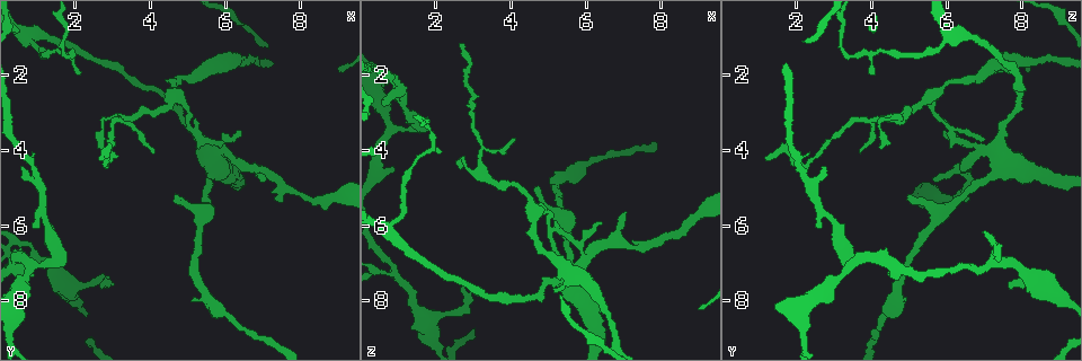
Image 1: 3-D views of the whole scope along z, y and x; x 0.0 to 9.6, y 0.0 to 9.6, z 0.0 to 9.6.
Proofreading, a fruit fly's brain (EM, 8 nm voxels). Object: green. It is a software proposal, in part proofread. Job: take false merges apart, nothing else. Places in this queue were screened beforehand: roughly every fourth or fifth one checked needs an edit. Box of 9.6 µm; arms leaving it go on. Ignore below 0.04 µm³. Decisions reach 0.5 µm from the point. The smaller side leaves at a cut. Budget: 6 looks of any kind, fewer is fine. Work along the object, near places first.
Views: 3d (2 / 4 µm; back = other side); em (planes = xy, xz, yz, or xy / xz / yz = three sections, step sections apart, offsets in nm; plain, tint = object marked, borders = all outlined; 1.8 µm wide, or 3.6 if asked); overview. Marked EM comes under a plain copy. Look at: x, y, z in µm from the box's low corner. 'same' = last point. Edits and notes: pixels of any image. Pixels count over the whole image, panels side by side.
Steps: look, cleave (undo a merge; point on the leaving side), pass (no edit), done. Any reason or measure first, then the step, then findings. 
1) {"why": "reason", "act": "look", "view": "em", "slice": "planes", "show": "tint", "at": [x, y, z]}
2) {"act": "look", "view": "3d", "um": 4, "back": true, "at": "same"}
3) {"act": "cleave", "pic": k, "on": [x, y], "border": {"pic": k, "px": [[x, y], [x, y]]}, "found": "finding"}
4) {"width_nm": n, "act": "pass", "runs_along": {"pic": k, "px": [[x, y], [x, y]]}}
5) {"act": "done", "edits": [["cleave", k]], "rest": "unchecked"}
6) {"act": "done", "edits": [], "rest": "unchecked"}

{"why": "arms part here", "act": "look", "view": "em", "slice": "yz", "step": 8, "show": "tint", "at": [0.80, 7.10, 3.45]}

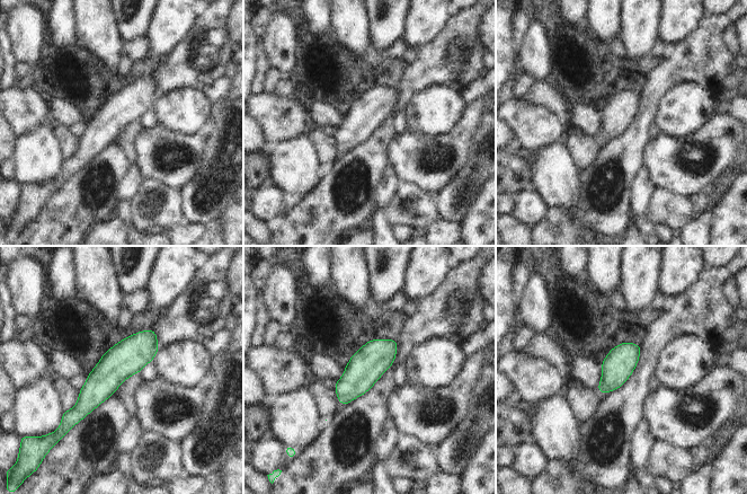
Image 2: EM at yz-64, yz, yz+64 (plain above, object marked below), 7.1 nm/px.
{"width_nm": 220, "act": "pass", "found": "one neuron here"}

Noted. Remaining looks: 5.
{"why": "four or more arms meet", "act": "look", "view": "3d", "um": 4, "at": [5.80, 4.05, 7.15]}

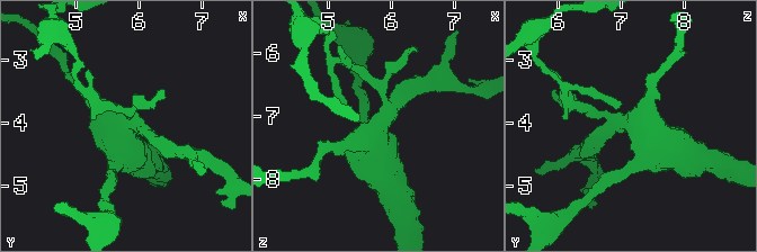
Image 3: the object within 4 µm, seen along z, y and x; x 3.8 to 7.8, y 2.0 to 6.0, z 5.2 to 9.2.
{"why": "shape alone is not enough", "act": "look", "view": "em", "um": 3.6, "slice": "planes", "show": "borders", "at": [5.75, 4.10, 7.20]}

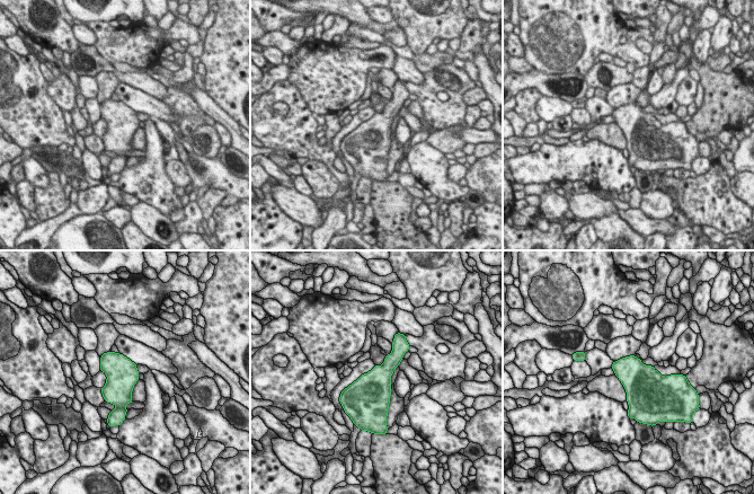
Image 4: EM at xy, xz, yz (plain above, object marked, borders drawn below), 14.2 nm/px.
{"act": "pass", "found": "all the same neuron"}

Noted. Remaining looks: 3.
{"why": "thick turns thin", "act": "look", "view": "3d", "um": 2, "at": [8.85, 5.25, 5.90]}

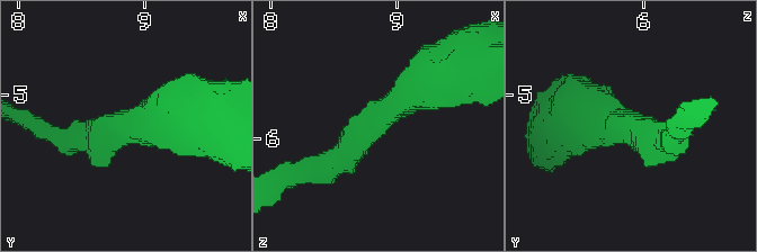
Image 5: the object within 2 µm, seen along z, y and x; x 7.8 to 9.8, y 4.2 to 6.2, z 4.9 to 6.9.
{"arm_widths_nm": [190, 480], "why": "shape alone is not enough", "act": "look", "view": "em", "slice": "xy", "step": 16, "show": "tint", "at": [8.80, 5.26, 5.86]}

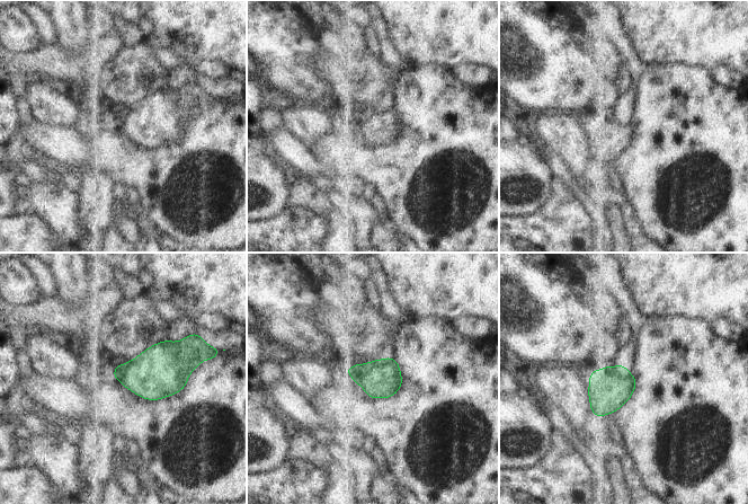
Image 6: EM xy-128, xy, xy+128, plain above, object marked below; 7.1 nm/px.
{"why": "another direction", "act": "look", "view": "em", "slice": "planes", "show": "tint", "at": "same"}

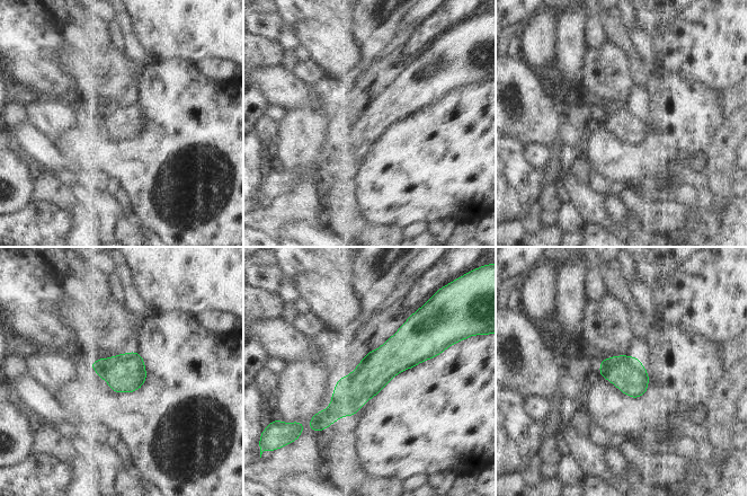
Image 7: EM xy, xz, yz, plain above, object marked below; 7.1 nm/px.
{"act": "pass", "runs_along": {"pic": 7, "px": [[433, 350], [395, 354], [318, 416]]}, "found": "continuous, no second neuron"}

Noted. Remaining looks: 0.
{"act": "done", "edits": [], "rest": "unchecked"}

